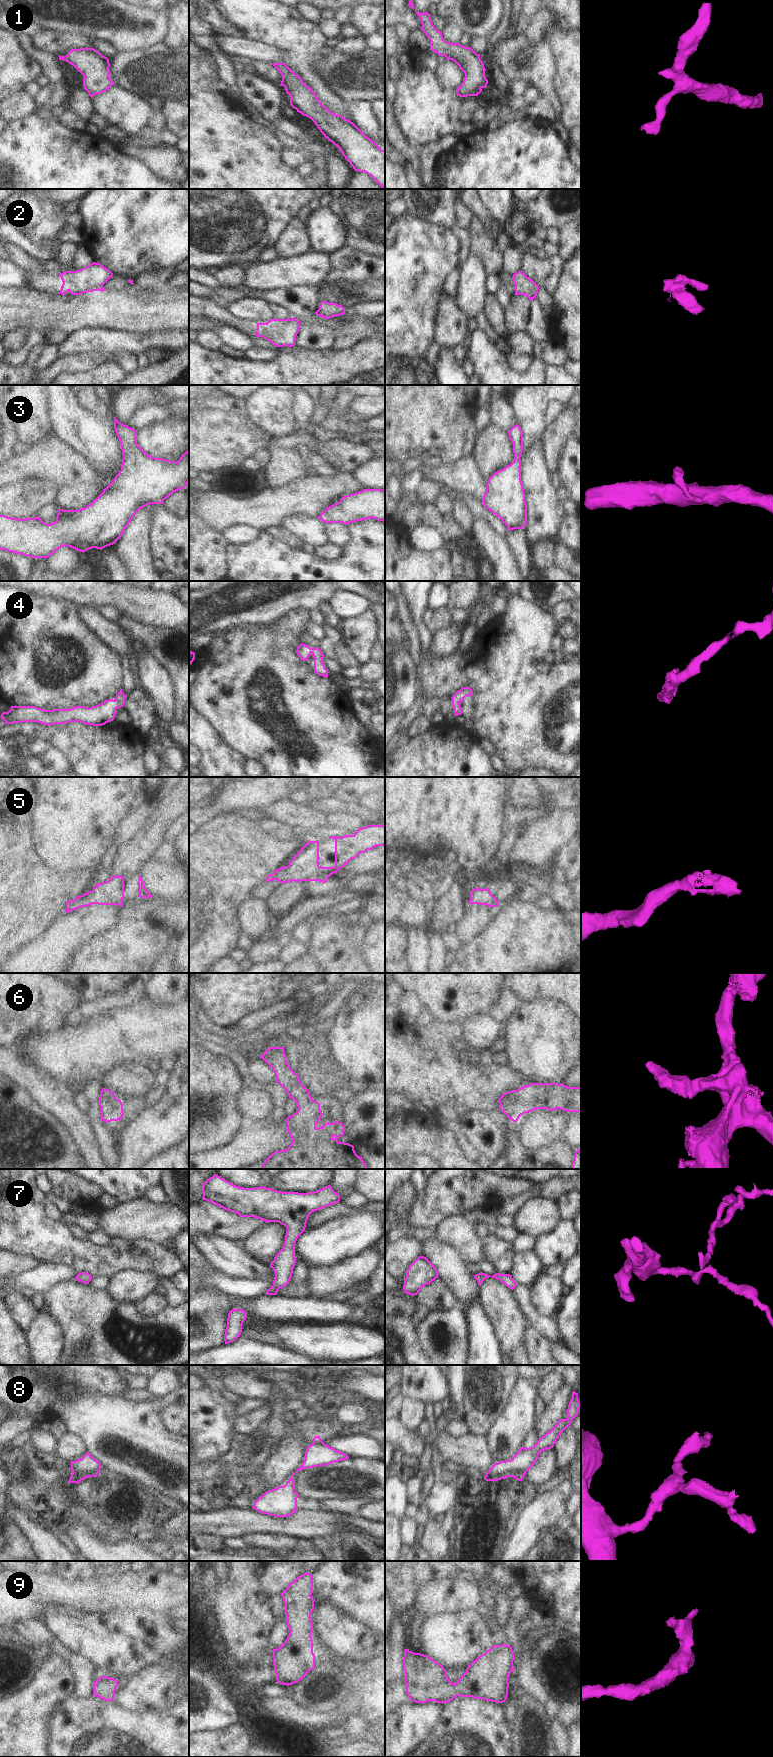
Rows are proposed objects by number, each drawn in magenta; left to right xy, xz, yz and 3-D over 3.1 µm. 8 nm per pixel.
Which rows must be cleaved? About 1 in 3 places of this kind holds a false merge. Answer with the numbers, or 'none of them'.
none of them

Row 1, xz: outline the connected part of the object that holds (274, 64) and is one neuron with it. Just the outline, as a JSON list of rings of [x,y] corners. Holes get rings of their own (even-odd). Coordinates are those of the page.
[[[285,63],[272,65],[282,75],[280,86],[290,95],[290,105],[315,123],[324,137],[340,149],[356,172],[365,172],[385,189],[385,150],[381,150],[353,122],[329,111],[312,88]]]

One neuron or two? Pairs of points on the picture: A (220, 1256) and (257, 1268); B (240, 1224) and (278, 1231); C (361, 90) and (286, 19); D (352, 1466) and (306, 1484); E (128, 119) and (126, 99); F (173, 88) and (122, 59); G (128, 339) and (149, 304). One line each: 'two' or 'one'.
A: one
B: two
C: two
D: one
E: one
F: one
G: two

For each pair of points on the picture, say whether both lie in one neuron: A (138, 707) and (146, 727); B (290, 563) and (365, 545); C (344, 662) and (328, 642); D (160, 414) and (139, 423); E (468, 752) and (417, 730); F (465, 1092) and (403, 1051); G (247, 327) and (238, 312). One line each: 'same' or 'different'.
A: same
B: same
C: same
D: same
E: different
F: same
G: different

